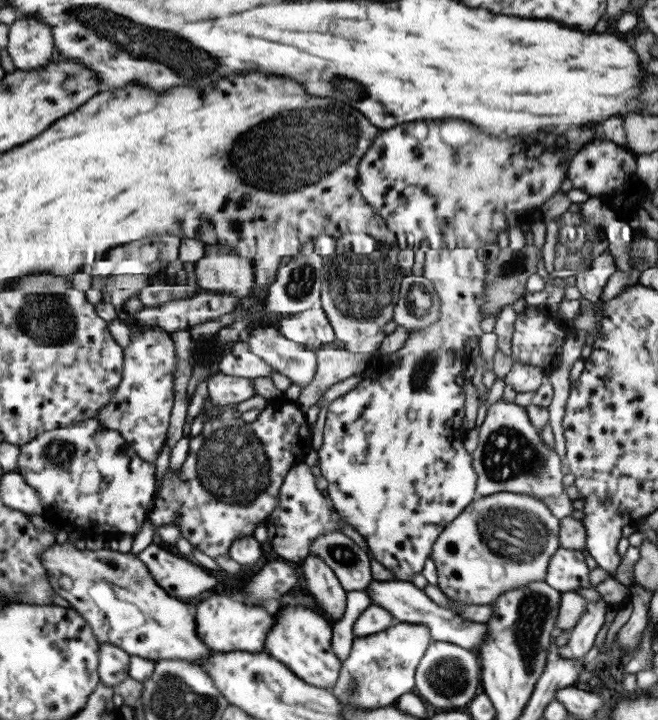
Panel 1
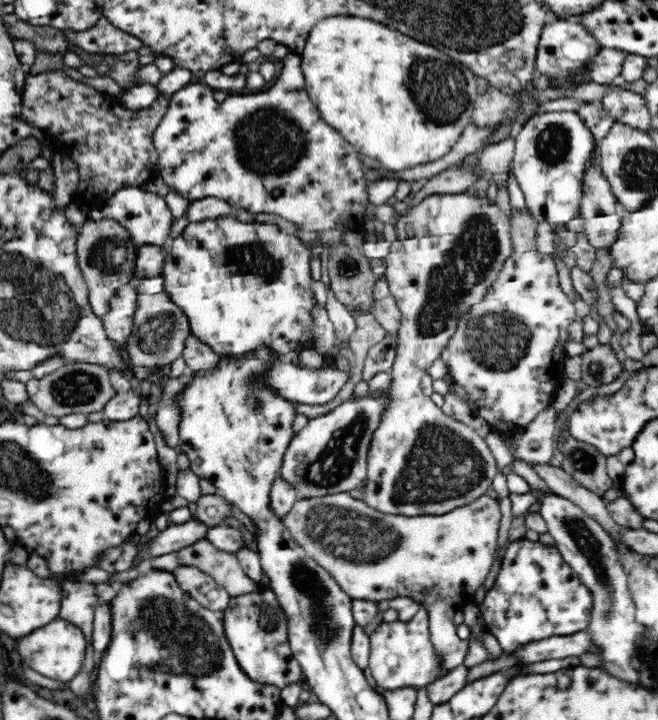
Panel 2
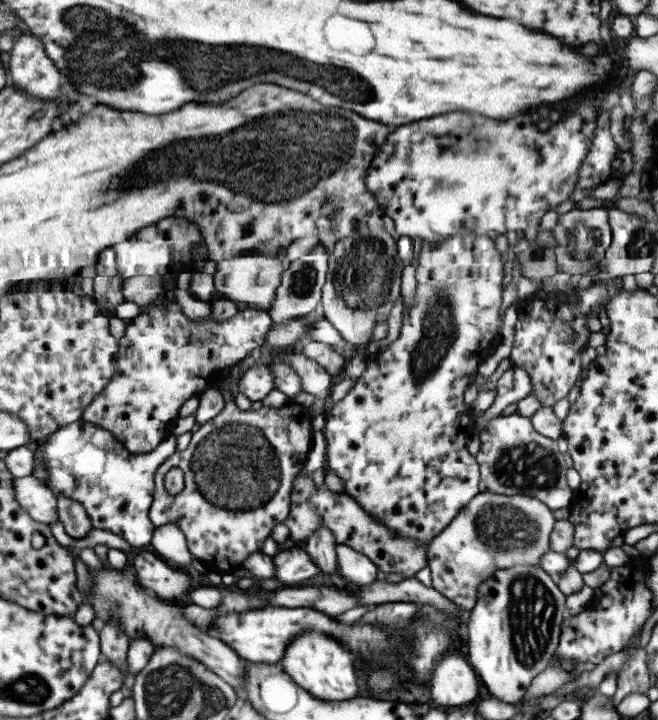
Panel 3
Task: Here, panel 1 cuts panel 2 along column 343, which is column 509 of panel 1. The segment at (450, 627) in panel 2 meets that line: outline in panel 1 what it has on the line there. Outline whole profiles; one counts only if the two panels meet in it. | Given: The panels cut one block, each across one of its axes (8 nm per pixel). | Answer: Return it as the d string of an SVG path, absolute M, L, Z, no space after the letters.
M498 492L475 497L440 533L431 545L430 560L436 569L436 586L461 605L489 605L505 591L542 581L549 558L558 546L558 518L535 497Z

